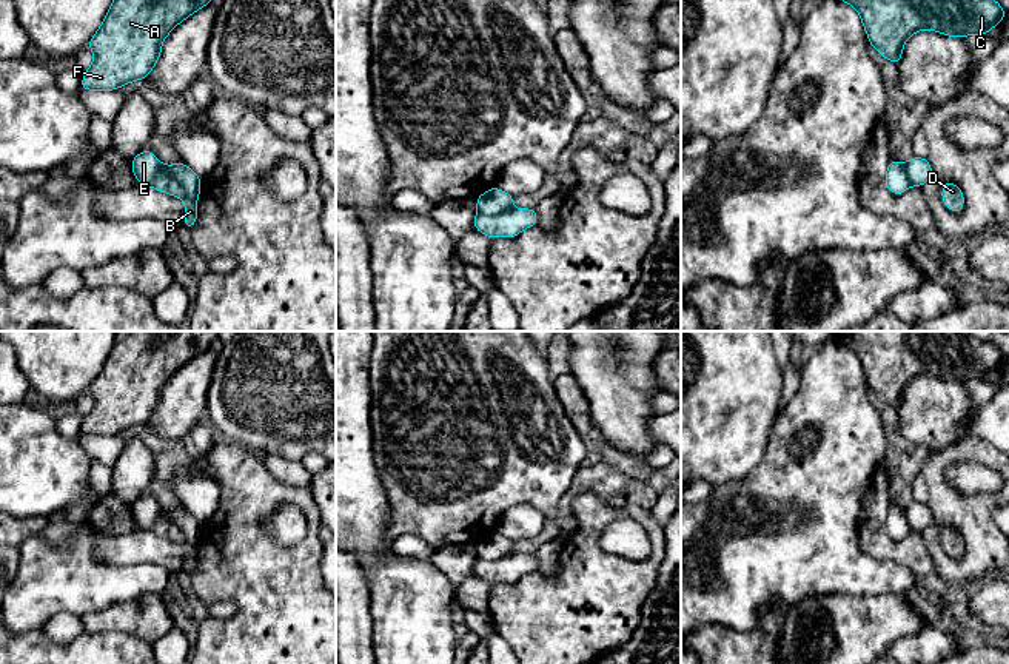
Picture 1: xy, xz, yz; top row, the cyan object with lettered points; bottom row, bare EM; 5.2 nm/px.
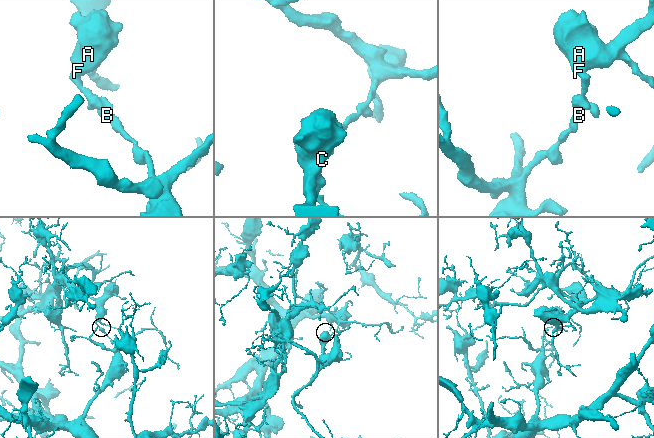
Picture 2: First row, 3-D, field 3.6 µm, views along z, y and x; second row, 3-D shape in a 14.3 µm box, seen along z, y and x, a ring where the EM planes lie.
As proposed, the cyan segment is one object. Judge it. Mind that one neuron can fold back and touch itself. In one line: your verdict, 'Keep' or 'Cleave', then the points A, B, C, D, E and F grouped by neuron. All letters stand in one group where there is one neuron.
Cleave. Groups: A C D F / B E

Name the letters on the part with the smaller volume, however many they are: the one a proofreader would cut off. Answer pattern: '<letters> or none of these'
A, C, D, F

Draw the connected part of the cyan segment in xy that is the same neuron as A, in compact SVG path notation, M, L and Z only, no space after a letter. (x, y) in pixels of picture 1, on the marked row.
M112 0L100 28L86 43L94 52L80 89L117 91L145 80L154 69L162 43L189 15L211 0Z

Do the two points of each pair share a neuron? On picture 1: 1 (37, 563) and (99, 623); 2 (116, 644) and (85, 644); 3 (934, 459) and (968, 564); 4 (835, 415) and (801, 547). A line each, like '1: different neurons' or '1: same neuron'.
1: different neurons
2: same neuron
3: same neuron
4: same neuron

